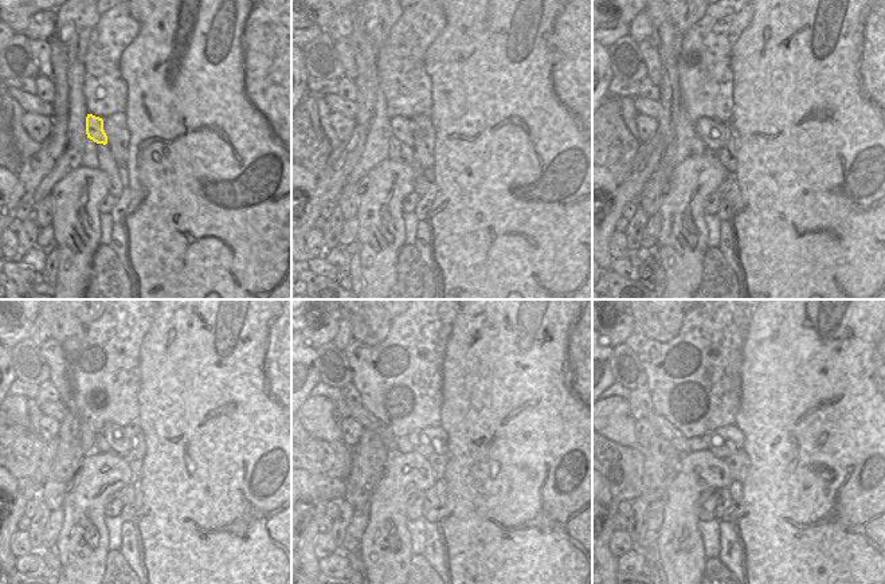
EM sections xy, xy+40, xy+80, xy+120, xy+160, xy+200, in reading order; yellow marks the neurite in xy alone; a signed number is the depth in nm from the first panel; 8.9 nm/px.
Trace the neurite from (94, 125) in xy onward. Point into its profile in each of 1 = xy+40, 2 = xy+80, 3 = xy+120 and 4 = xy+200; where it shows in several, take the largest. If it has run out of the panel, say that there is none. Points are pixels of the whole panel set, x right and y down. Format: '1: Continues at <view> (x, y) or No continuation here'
1: Continues at xy+40 (406, 130)
2: Continues at xy+80 (712, 133)
3: Continues at xy+120 (118, 438)
4: Continues at xy+200 (727, 441)

